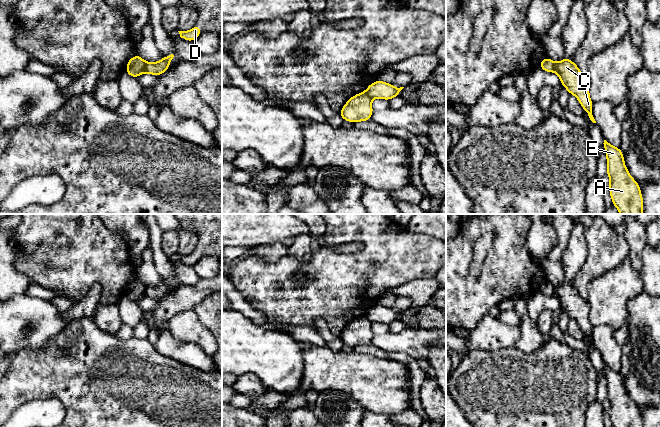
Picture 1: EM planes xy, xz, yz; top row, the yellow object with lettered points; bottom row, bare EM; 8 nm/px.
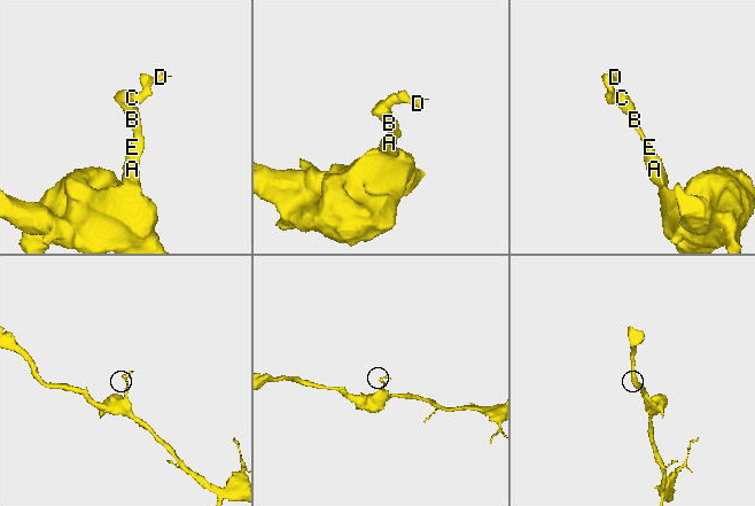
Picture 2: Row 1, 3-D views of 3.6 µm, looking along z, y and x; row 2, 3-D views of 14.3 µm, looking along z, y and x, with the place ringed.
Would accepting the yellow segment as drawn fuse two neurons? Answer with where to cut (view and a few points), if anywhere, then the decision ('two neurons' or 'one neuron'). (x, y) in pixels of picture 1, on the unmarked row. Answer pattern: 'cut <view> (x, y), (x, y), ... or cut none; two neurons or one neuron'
cut xy (146, 286), (144, 295); two neurons

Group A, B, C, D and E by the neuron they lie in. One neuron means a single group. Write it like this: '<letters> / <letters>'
A B C E / D

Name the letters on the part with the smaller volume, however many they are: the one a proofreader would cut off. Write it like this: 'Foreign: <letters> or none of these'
Foreign: D

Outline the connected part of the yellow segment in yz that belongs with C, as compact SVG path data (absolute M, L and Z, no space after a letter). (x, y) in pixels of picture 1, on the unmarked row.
M566 280L561 286L554 288L555 296L561 303L561 309L563 309L571 319L575 319L578 322L590 344L596 347L592 339L593 326L589 322L589 304L587 300L583 299L575 286L571 286Z

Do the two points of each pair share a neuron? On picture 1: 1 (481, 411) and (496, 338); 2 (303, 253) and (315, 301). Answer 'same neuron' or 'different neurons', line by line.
1: different neurons
2: different neurons

